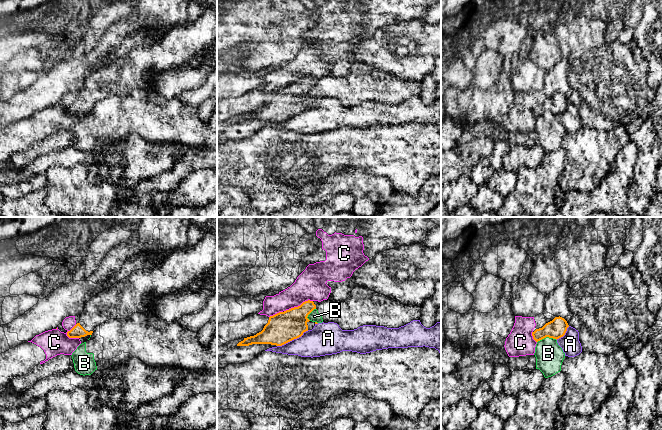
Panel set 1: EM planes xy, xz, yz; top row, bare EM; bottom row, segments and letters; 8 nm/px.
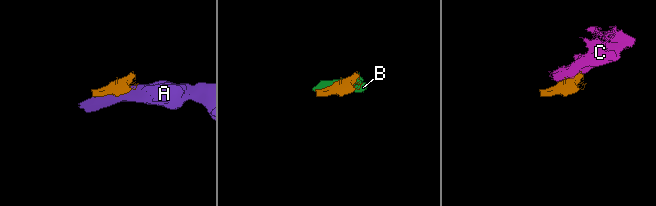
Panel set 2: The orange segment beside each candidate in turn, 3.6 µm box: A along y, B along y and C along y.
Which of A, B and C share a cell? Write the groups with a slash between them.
A / B / C

